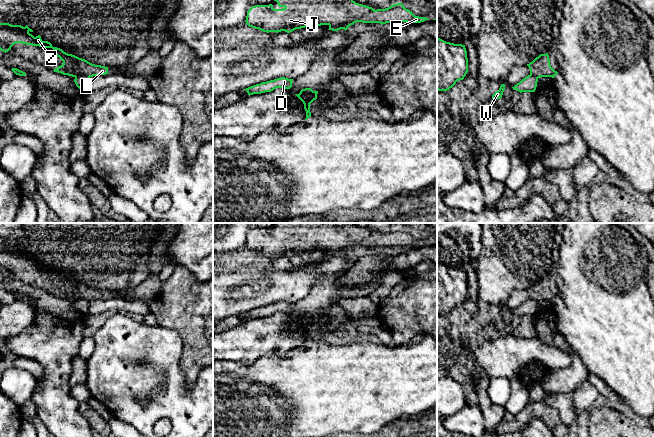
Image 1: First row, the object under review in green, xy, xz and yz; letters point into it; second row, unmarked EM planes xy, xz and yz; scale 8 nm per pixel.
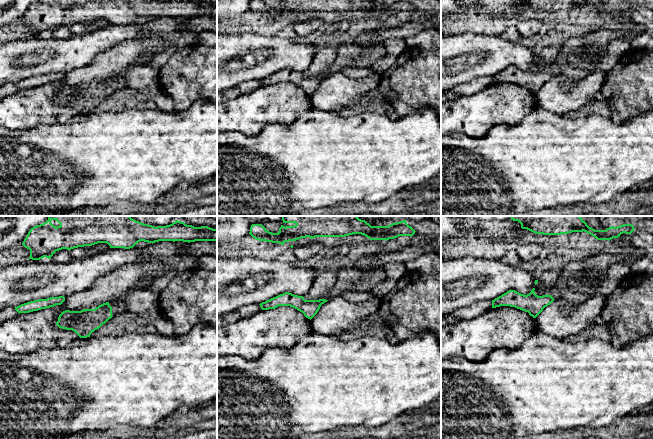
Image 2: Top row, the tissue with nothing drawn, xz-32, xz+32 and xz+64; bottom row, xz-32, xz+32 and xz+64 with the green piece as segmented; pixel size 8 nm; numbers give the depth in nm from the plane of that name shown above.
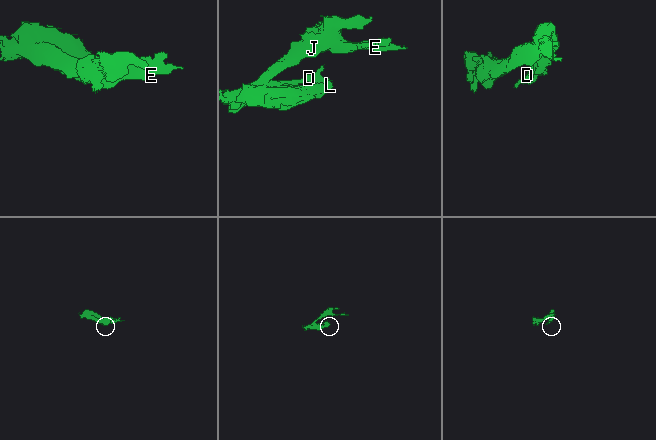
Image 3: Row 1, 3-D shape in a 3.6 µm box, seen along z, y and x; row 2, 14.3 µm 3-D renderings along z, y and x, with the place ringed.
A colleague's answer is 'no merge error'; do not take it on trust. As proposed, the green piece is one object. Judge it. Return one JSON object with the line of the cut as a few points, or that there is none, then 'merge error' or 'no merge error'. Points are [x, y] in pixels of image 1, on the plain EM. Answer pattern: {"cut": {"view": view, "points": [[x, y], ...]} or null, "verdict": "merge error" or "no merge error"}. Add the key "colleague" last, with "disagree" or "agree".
{"cut": {"view": "xz", "points": [[314, 315], [305, 324], [300, 322]]}, "verdict": "merge error", "colleague": "disagree"}

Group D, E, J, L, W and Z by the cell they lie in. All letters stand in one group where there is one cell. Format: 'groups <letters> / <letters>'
groups D E J W / L Z

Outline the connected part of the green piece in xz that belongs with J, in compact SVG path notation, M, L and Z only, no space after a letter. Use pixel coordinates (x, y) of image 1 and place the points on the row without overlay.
M274 223L279 233L274 233L272 228L252 230L246 240L246 248L249 251L259 253L263 256L290 257L296 253L328 249L329 254L338 255L356 246L362 247L392 247L407 246L421 247L429 244L426 241L415 240L412 235L406 233L402 227L393 228L385 233L374 234L372 231L356 227L353 223Z

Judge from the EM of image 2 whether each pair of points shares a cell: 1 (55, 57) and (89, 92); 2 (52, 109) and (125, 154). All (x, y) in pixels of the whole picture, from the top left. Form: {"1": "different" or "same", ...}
{"1": "different", "2": "different"}

